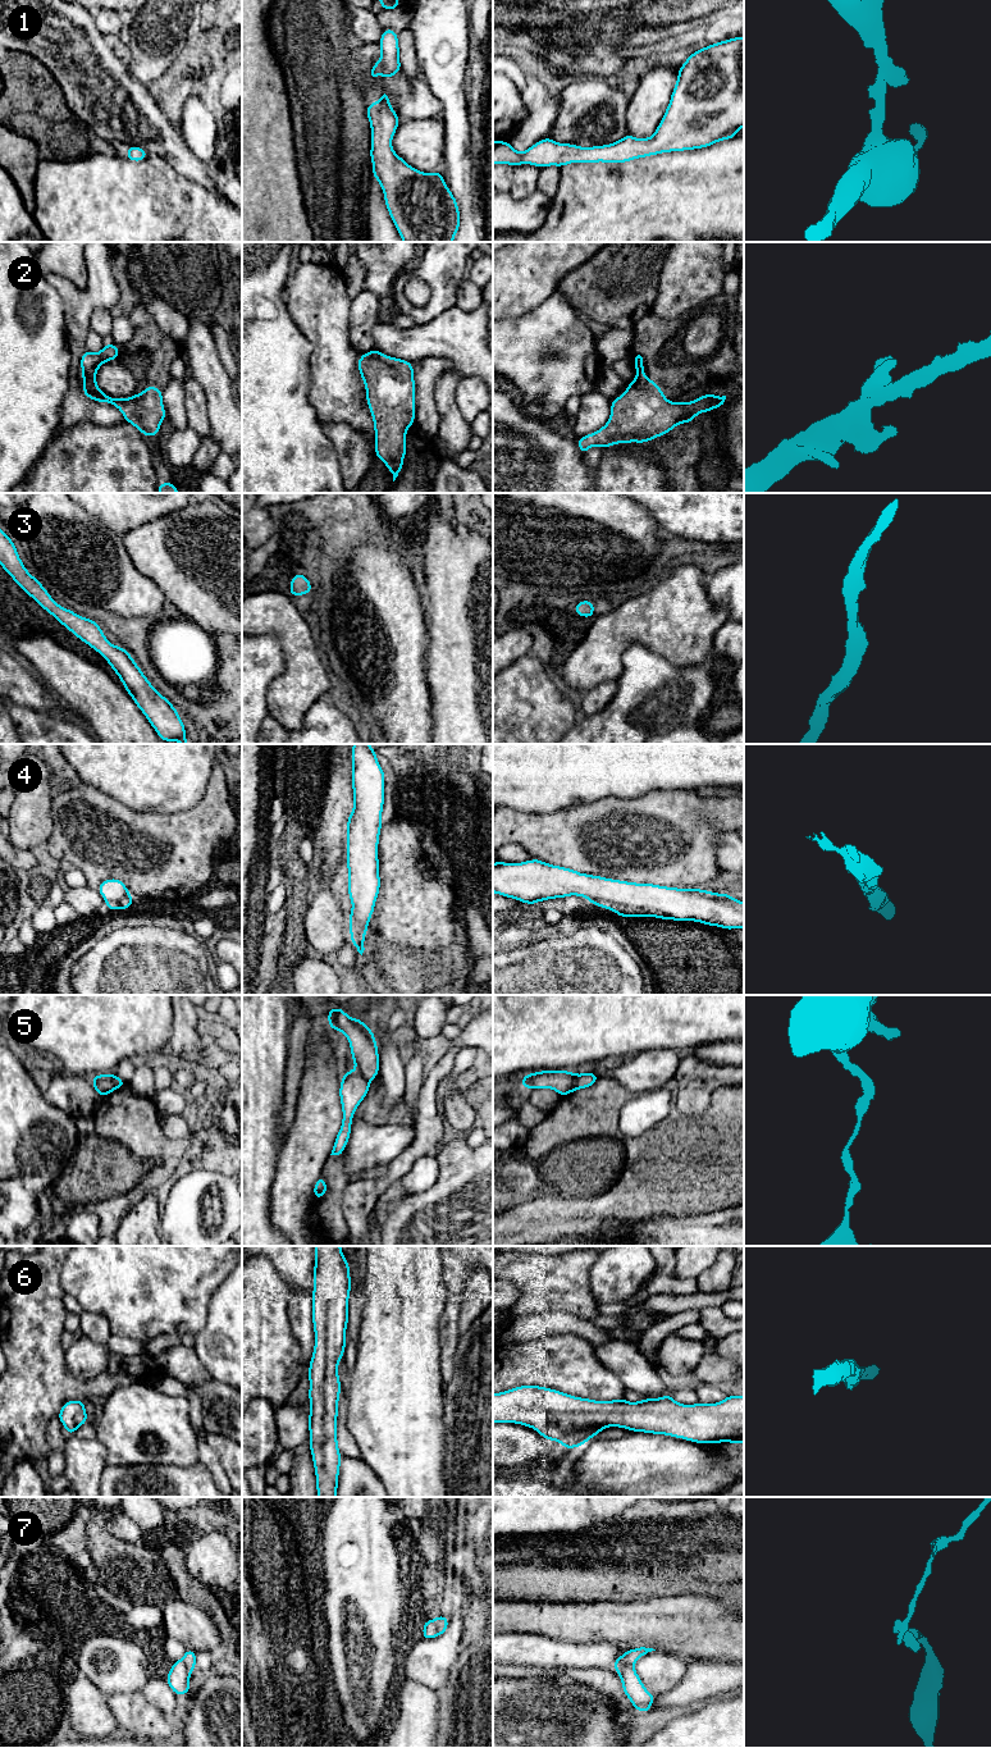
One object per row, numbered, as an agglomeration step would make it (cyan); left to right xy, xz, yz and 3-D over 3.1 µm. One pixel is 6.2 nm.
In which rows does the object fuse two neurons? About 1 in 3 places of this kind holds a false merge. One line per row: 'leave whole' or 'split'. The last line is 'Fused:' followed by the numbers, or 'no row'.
1: leave whole
2: leave whole
3: leave whole
4: leave whole
5: split
6: leave whole
7: split
Fused: 5, 7

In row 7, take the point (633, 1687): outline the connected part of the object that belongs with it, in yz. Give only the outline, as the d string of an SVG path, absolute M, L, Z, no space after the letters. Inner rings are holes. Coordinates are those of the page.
M625 1665L617 1670L617 1674L622 1681L622 1690L630 1699L631 1704L639 1712L649 1712L656 1695L650 1694L639 1675L636 1674L634 1665Z

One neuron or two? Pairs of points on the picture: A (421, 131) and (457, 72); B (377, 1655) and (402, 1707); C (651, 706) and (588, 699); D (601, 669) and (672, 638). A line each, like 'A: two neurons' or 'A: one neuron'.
A: two neurons
B: two neurons
C: two neurons
D: one neuron

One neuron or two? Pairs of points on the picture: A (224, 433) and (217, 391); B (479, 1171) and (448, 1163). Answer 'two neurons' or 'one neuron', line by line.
A: one neuron
B: one neuron

